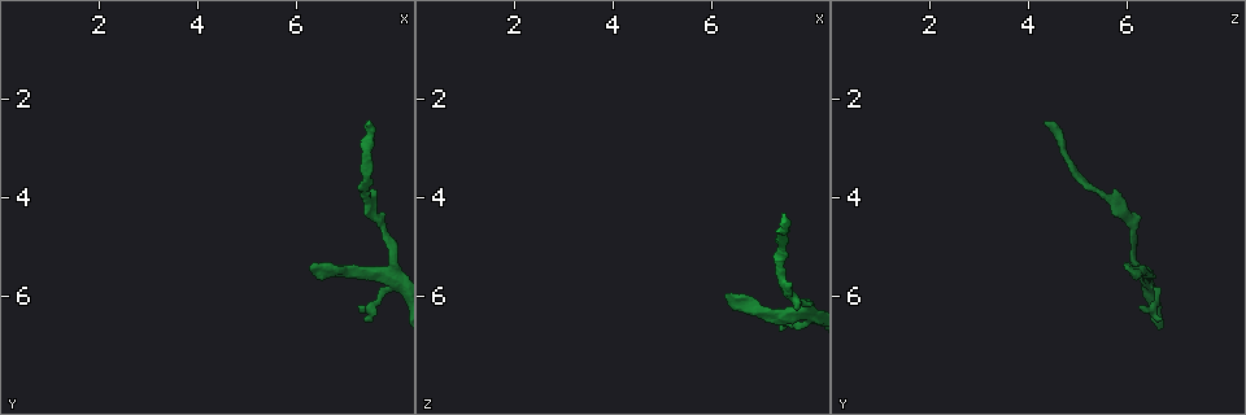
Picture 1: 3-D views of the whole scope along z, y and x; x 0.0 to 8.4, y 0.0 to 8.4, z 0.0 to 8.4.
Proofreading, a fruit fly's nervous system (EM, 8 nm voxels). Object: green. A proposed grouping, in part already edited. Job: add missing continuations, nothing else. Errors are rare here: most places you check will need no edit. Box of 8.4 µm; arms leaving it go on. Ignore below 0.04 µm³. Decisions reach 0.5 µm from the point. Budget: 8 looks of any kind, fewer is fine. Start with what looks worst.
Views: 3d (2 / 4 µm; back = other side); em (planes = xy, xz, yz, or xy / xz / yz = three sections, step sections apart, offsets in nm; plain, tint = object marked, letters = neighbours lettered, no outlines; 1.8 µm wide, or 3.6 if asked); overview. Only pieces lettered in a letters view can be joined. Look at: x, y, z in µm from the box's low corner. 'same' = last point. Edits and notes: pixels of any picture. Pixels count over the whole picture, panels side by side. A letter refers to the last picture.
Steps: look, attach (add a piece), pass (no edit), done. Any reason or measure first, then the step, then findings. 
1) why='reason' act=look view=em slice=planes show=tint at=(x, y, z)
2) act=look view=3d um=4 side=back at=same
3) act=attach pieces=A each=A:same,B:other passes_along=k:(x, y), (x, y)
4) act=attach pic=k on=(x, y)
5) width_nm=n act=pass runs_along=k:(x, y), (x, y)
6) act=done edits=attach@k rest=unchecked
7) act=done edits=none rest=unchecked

why='branch stops here' act=look view=em slice=planes show=letters at=(6.30, 5.40, 6.00)

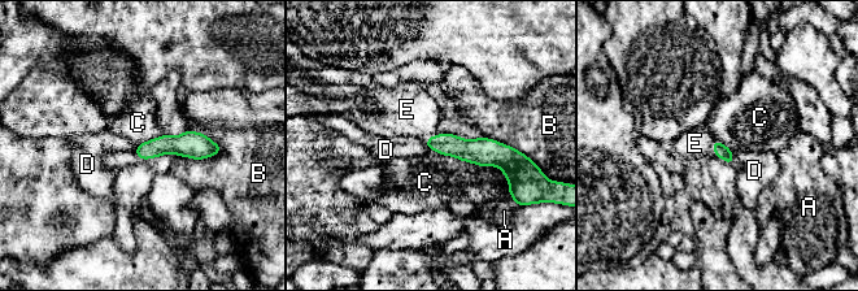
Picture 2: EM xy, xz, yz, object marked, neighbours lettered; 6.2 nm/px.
longest_contact=C:600nm act=attach pieces=E each=A:other,B:other,C:other,D:other,E:same found='it goes on there'

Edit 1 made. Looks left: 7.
why='thin end' act=look view=em slice=xy step=8 show=tint at=(7.40, 2.50, 4.35)

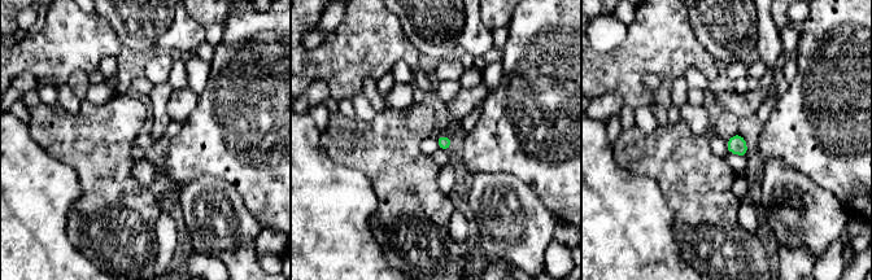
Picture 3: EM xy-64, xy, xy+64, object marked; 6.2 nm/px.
why='see the neighbours' act=look view=em slice=xy step=8 show=letters at=same

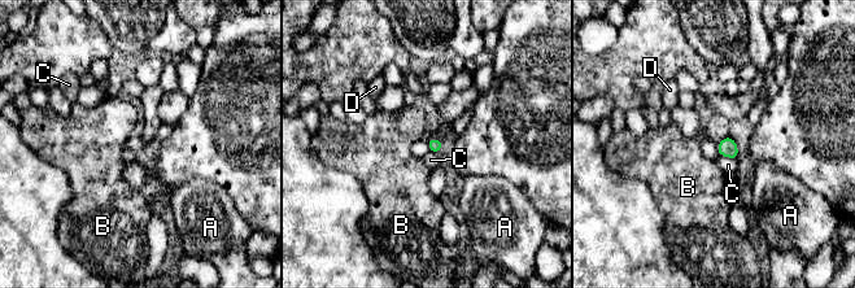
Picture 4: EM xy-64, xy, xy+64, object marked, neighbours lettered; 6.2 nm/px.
act=pass each=A:other,B:other,C:other,D:other found='no lettered piece goes on from it'

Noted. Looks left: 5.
act=done edits=attach@2 rest=unchecked

